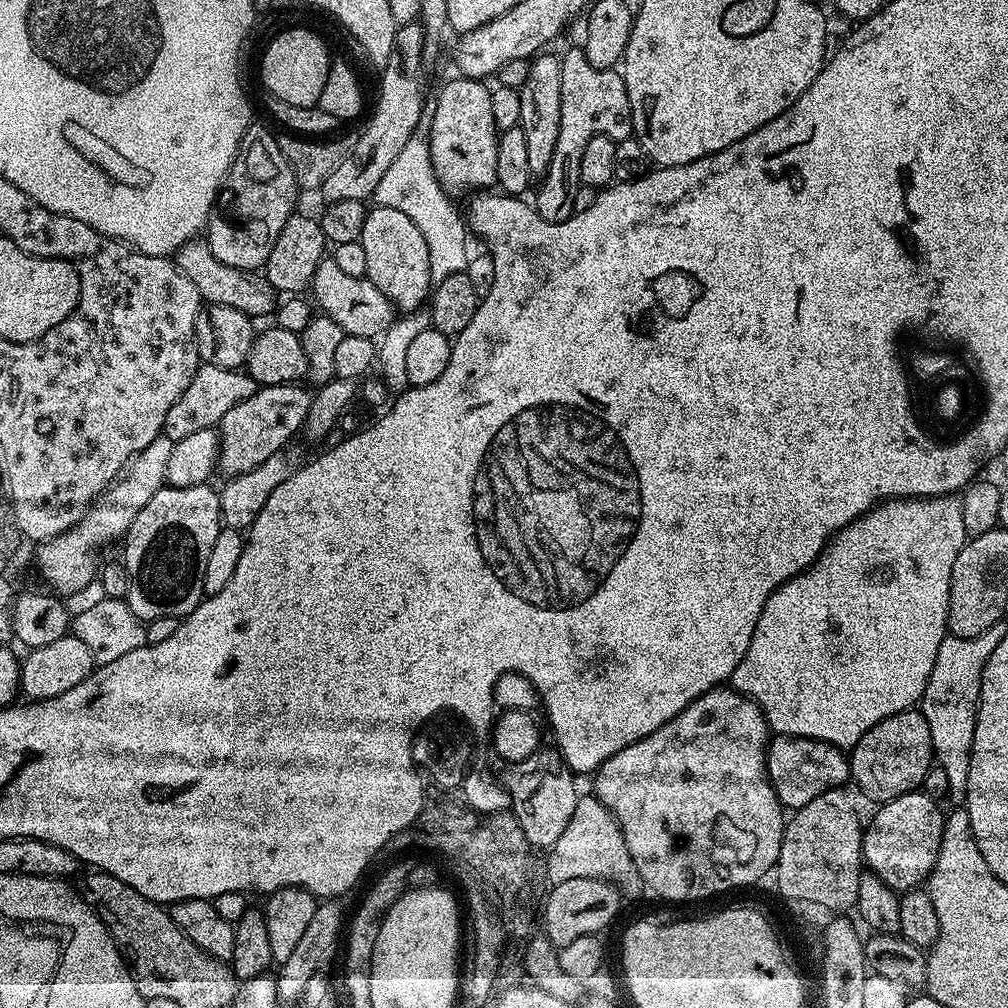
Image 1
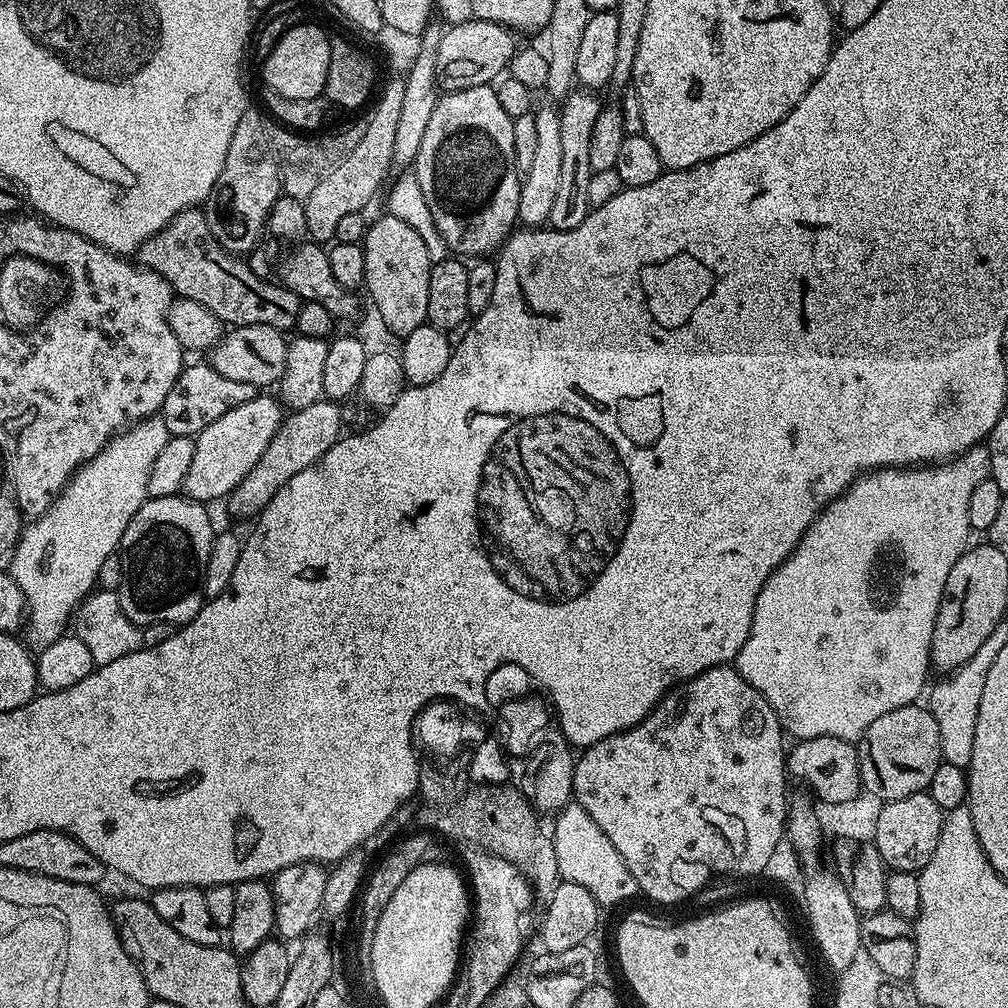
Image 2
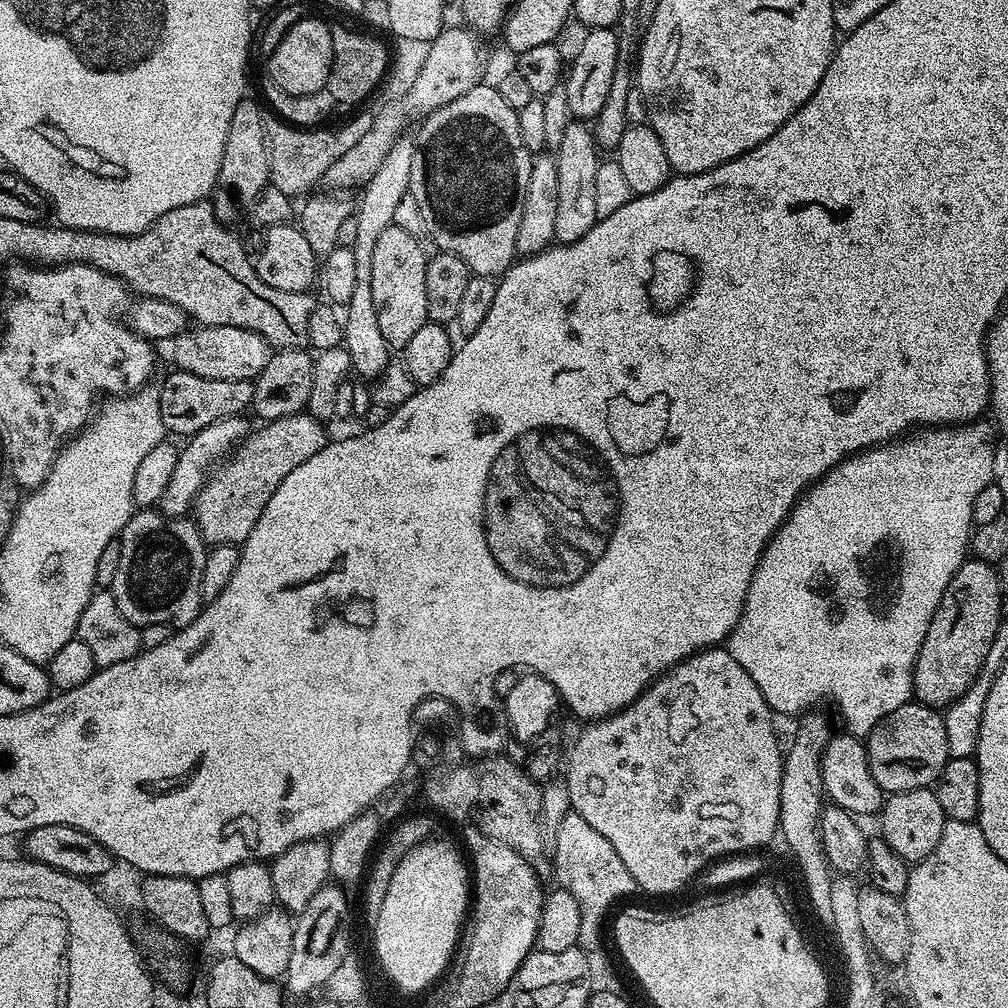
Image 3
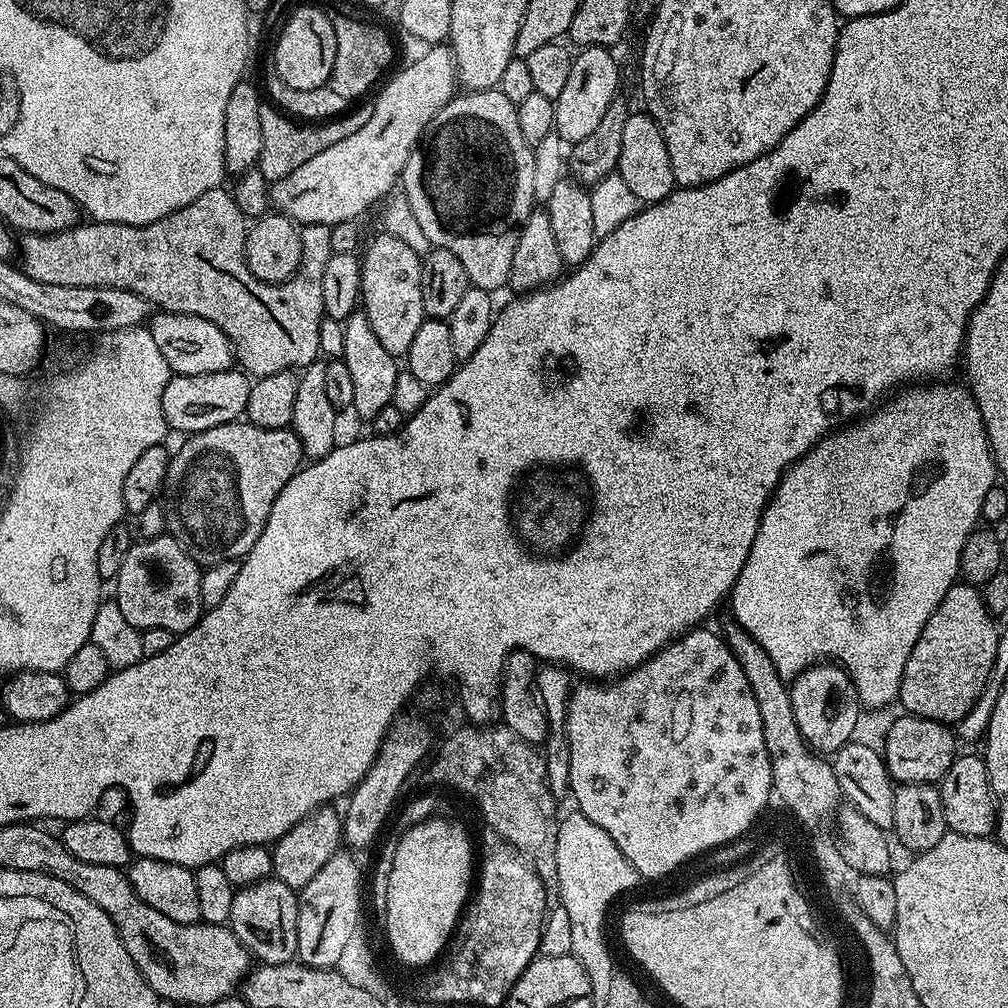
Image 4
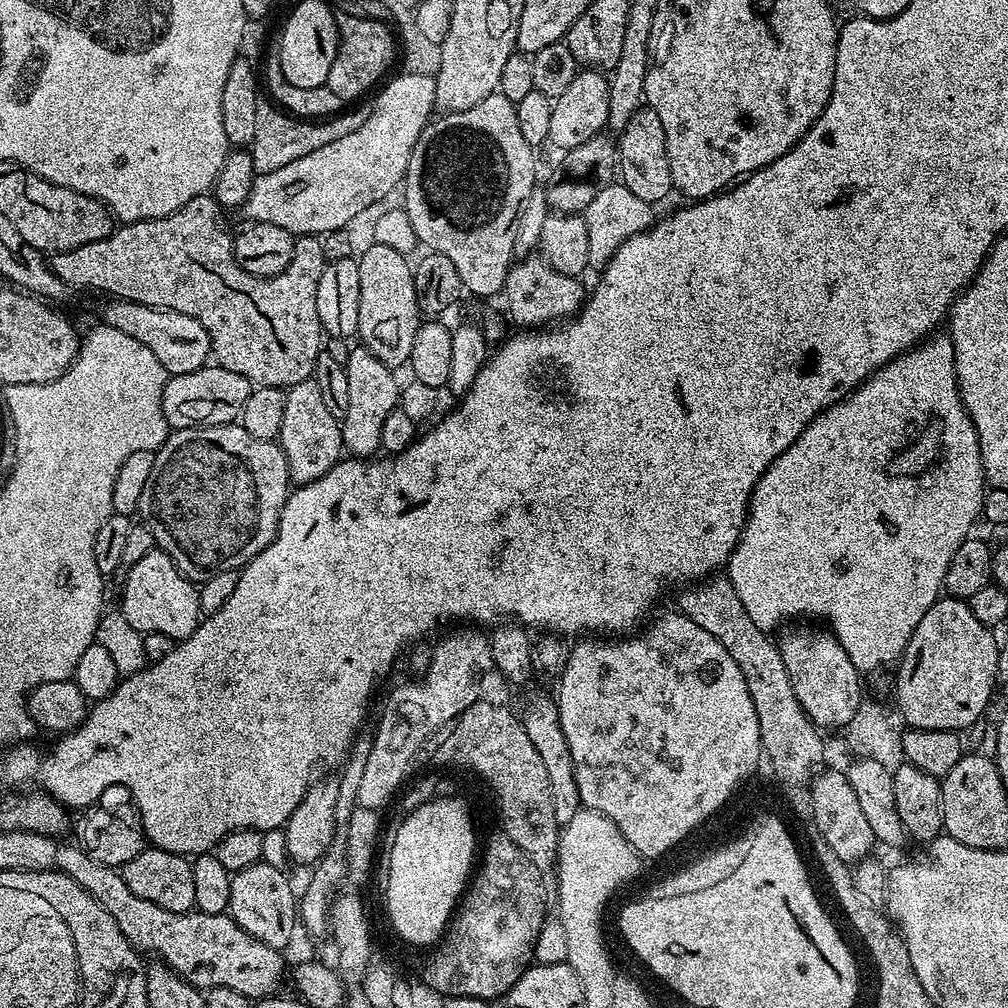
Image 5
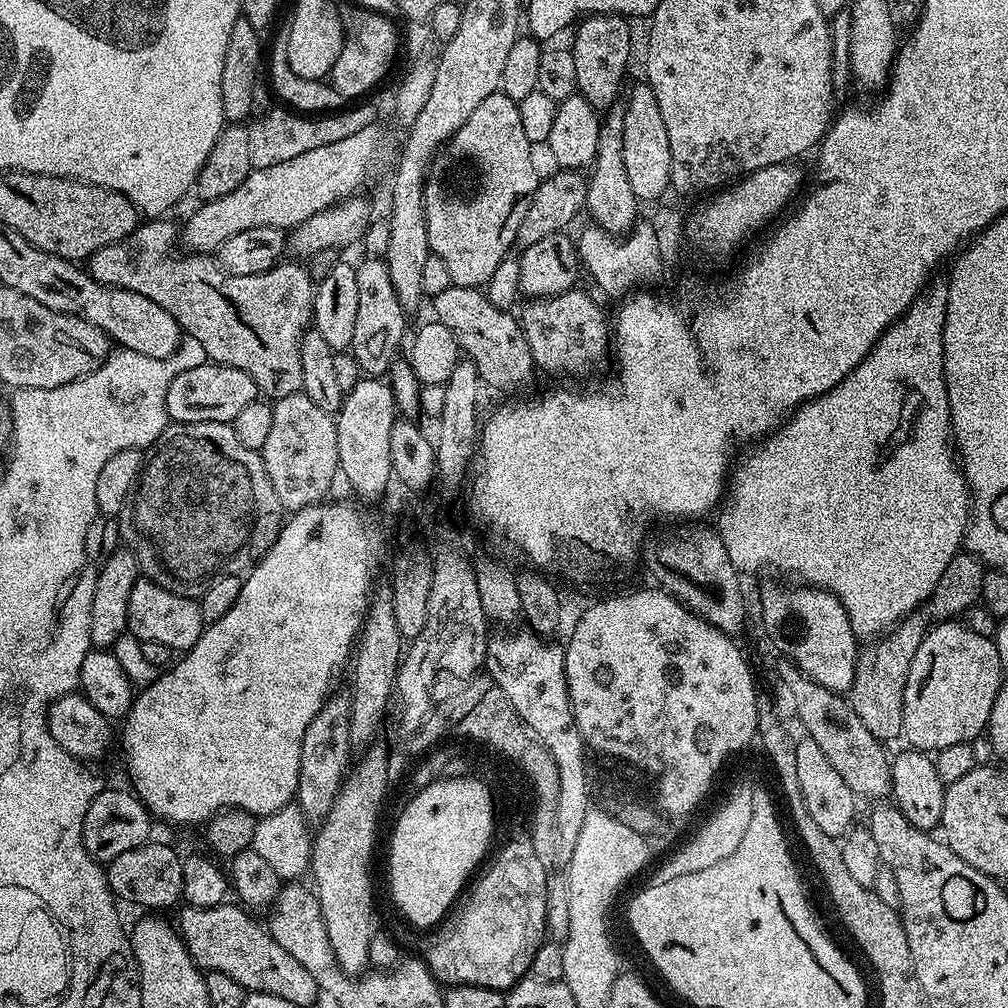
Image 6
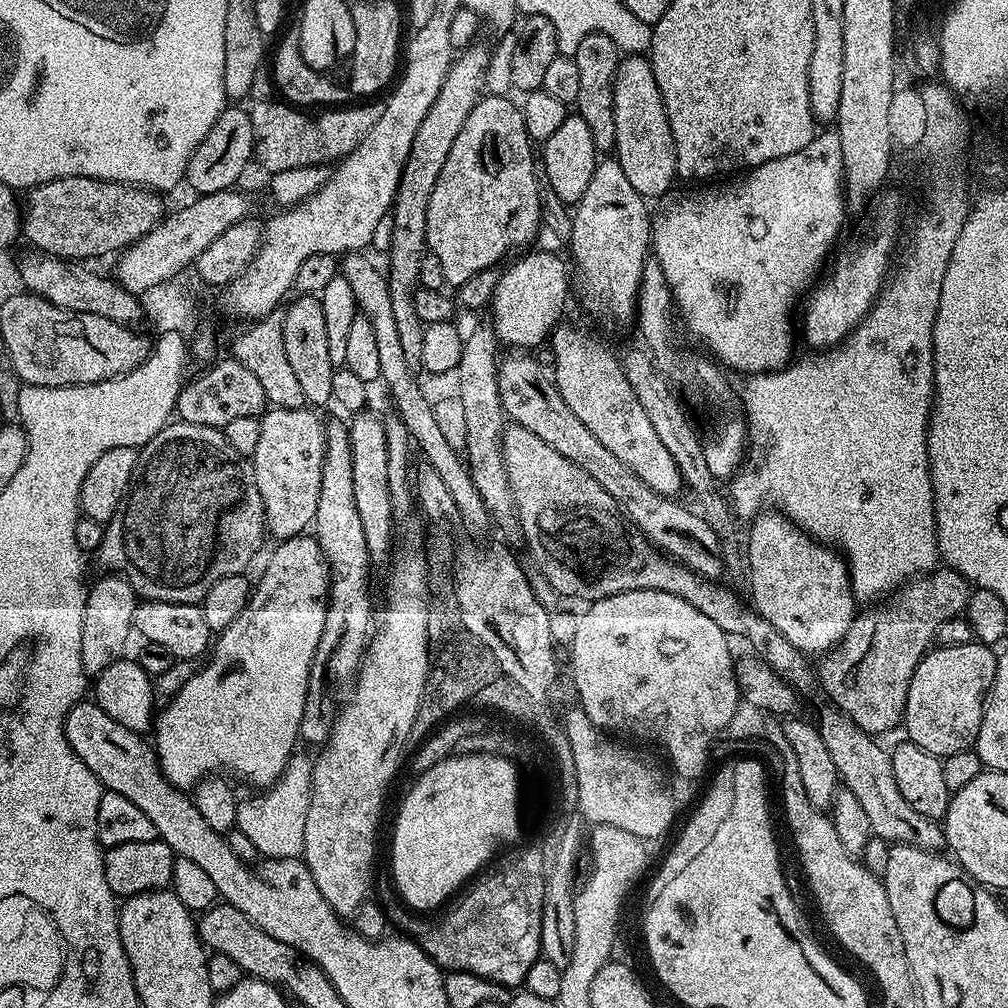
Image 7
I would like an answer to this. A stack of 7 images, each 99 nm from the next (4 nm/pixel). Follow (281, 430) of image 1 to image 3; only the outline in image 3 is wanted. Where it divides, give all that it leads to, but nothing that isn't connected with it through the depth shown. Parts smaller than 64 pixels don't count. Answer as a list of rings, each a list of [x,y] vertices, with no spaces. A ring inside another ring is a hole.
[[[243,415],[222,418],[202,430],[198,430],[193,436],[187,437],[185,448],[179,449],[180,457],[178,466],[174,466],[174,475],[166,486],[166,494],[162,494],[158,505],[159,511],[165,516],[180,518],[184,512],[193,507],[196,495],[202,491],[206,477],[213,471],[214,466],[219,465],[239,445],[240,441],[249,435],[250,427],[244,421]]]

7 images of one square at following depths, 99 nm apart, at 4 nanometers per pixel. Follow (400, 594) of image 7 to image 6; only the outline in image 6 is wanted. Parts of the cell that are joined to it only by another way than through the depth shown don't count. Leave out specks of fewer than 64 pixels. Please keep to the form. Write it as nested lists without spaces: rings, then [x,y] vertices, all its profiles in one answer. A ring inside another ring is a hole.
[[[372,746],[363,753],[360,761],[351,765],[345,775],[344,784],[334,798],[328,815],[315,829],[312,837],[312,867],[310,880],[320,903],[320,913],[326,926],[326,938],[330,938],[330,950],[338,958],[338,966],[343,972],[360,974],[369,967],[370,938],[372,928],[372,851],[376,848],[376,823],[380,820],[380,807],[388,792],[388,756],[382,749]]]

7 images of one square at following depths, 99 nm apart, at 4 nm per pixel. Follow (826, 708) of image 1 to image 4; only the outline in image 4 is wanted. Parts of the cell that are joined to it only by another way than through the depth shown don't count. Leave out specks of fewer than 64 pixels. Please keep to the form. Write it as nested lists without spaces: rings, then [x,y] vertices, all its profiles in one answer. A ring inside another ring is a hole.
[[[924,382],[919,386],[905,387],[900,390],[905,392],[897,391],[888,398],[893,400],[885,399],[879,405],[880,412],[869,411],[863,418],[829,432],[801,460],[788,465],[787,472],[777,482],[776,490],[764,508],[758,534],[754,534],[748,557],[732,587],[730,605],[732,616],[736,619],[733,621],[753,636],[766,654],[770,654],[770,662],[774,662],[785,682],[795,680],[799,672],[805,672],[821,658],[827,658],[847,672],[865,709],[884,708],[899,697],[906,658],[910,658],[910,650],[914,650],[914,642],[918,642],[918,634],[922,634],[922,626],[930,622],[930,614],[938,610],[953,584],[957,583],[962,546],[966,546],[968,535],[977,531],[979,524],[976,523],[981,523],[980,511],[987,492],[998,484],[992,447],[975,398],[963,387],[960,389],[956,384],[940,383],[944,382]]]

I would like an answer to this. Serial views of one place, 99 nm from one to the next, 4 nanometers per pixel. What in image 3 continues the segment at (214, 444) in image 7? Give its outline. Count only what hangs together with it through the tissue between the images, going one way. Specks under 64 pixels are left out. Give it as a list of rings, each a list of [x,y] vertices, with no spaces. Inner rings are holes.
[[[301,414],[269,420],[240,441],[238,447],[211,473],[204,488],[194,501],[194,523],[200,529],[205,545],[243,545],[244,539],[254,530],[266,502],[274,498],[274,490],[282,486],[282,478],[306,458],[318,454],[326,443],[323,423],[313,416]]]

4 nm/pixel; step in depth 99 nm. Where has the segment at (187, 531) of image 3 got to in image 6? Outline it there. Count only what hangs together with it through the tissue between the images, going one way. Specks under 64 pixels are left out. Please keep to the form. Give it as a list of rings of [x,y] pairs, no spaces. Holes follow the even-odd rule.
[[[147,578],[137,580],[134,590],[130,590],[128,632],[141,642],[162,642],[162,646],[172,649],[173,653],[183,654],[198,642],[205,627],[200,605],[191,596],[174,594]]]

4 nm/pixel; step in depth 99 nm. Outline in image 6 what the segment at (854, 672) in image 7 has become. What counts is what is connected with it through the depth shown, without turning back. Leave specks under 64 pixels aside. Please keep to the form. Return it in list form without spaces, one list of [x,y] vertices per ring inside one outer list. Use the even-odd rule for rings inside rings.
[[[967,550],[961,551],[950,562],[950,566],[946,566],[938,586],[932,592],[932,597],[926,602],[929,620],[923,616],[923,611],[917,610],[911,616],[905,616],[887,634],[881,635],[875,642],[869,643],[872,644],[869,648],[861,647],[859,649],[856,657],[856,681],[853,682],[850,689],[850,703],[852,709],[858,714],[858,718],[862,718],[866,730],[870,730],[870,734],[874,734],[874,738],[878,738],[882,742],[889,742],[888,740],[894,739],[895,736],[899,737],[903,733],[902,702],[906,690],[906,674],[910,674],[910,662],[914,662],[914,653],[918,650],[918,646],[922,646],[922,638],[930,627],[930,621],[943,622],[951,620],[959,617],[967,608],[977,607],[982,594],[982,578],[985,571],[985,565],[981,564],[976,556]]]

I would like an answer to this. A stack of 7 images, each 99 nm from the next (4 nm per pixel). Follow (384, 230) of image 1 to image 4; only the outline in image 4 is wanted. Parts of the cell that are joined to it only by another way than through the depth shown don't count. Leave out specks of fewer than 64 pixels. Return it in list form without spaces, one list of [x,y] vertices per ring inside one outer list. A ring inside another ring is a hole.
[[[381,231],[363,249],[360,260],[360,304],[370,328],[382,346],[395,358],[407,357],[410,342],[418,334],[418,326],[426,319],[422,306],[420,285],[421,256],[406,242],[399,241],[389,232]]]

